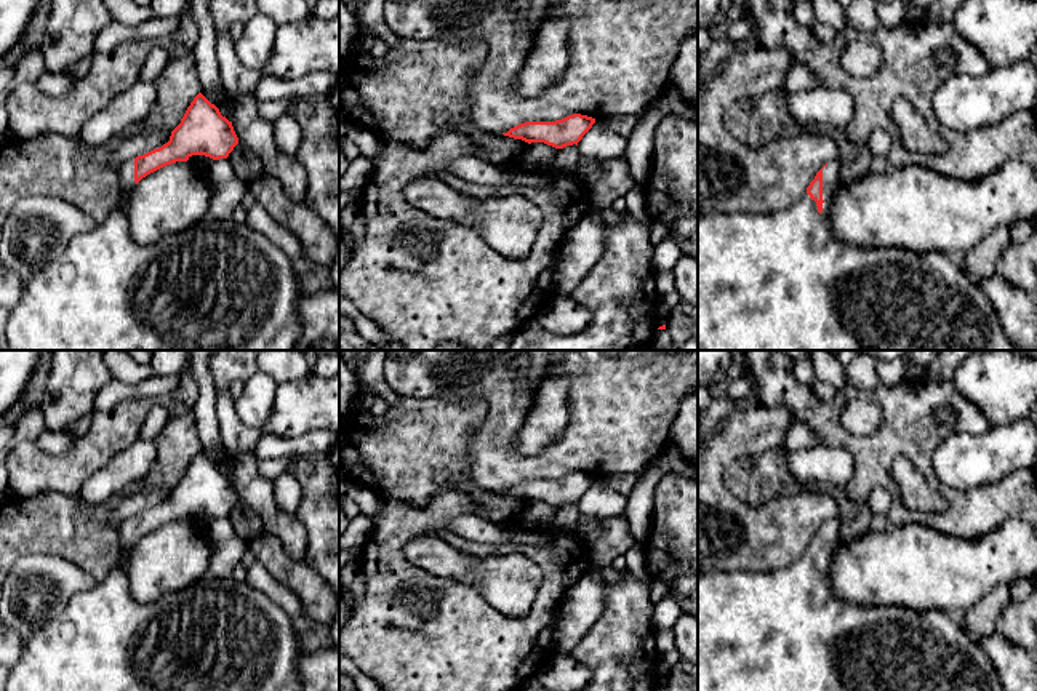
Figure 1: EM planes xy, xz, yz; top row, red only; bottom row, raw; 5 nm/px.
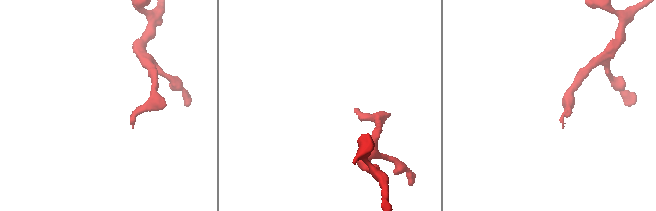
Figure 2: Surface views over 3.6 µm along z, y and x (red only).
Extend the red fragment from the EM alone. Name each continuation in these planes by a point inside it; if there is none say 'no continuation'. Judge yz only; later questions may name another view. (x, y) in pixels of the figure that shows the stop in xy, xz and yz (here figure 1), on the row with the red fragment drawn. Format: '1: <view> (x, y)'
1: yz (780, 280)

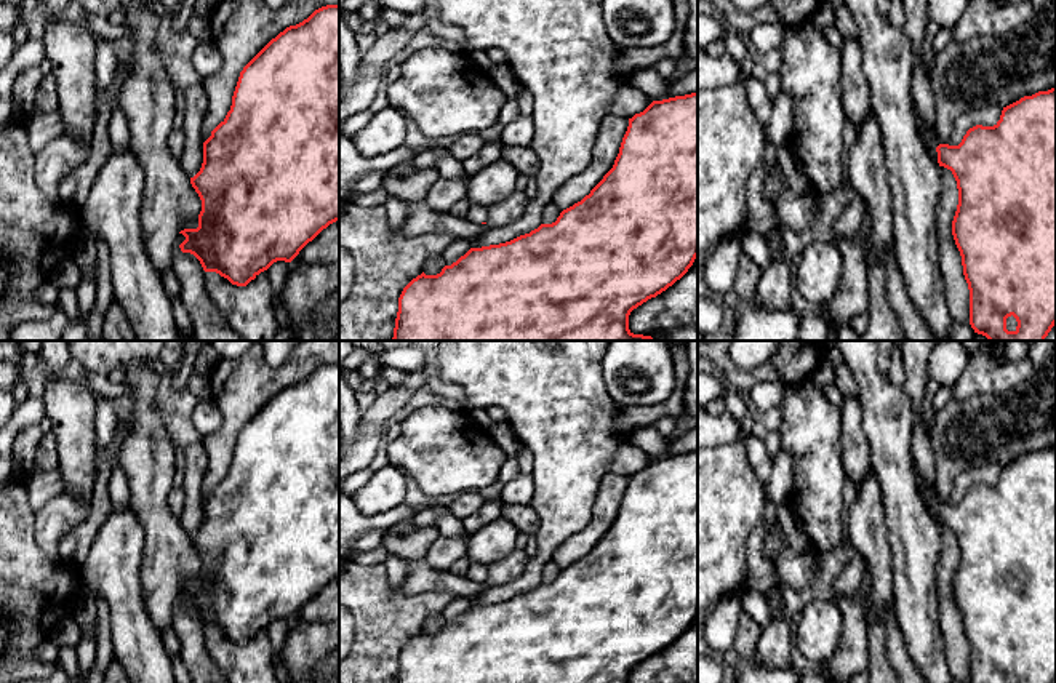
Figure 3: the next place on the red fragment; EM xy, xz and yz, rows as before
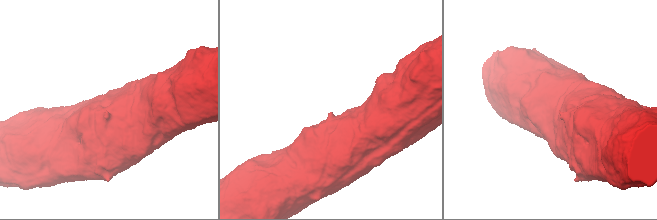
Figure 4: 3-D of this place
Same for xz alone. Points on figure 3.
1: xz (477, 215)

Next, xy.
no continuation

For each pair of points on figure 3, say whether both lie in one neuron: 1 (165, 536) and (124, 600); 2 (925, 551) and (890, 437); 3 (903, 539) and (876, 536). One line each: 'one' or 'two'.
1: two
2: one
3: two

